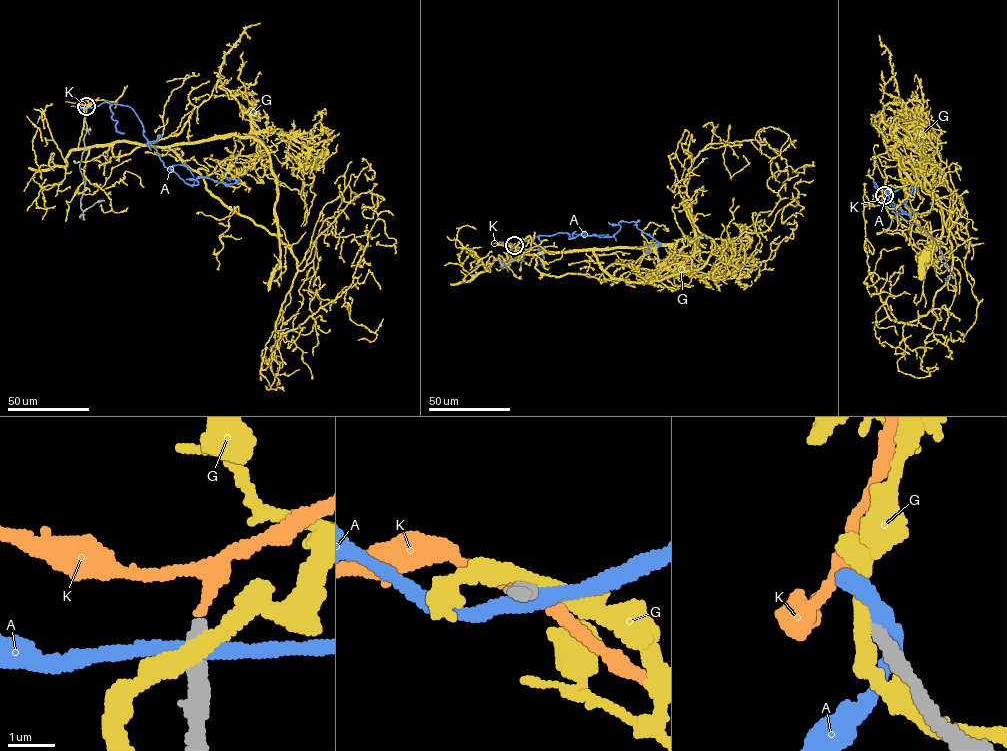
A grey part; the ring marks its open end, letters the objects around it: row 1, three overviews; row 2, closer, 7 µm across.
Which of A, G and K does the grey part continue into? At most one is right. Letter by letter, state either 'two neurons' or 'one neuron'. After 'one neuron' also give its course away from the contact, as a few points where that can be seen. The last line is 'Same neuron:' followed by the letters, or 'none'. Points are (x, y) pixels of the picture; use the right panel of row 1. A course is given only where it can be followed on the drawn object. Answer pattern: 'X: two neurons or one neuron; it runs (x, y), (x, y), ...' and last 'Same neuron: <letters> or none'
A: two neurons
G: two neurons
K: one neuron
Same neuron: K

